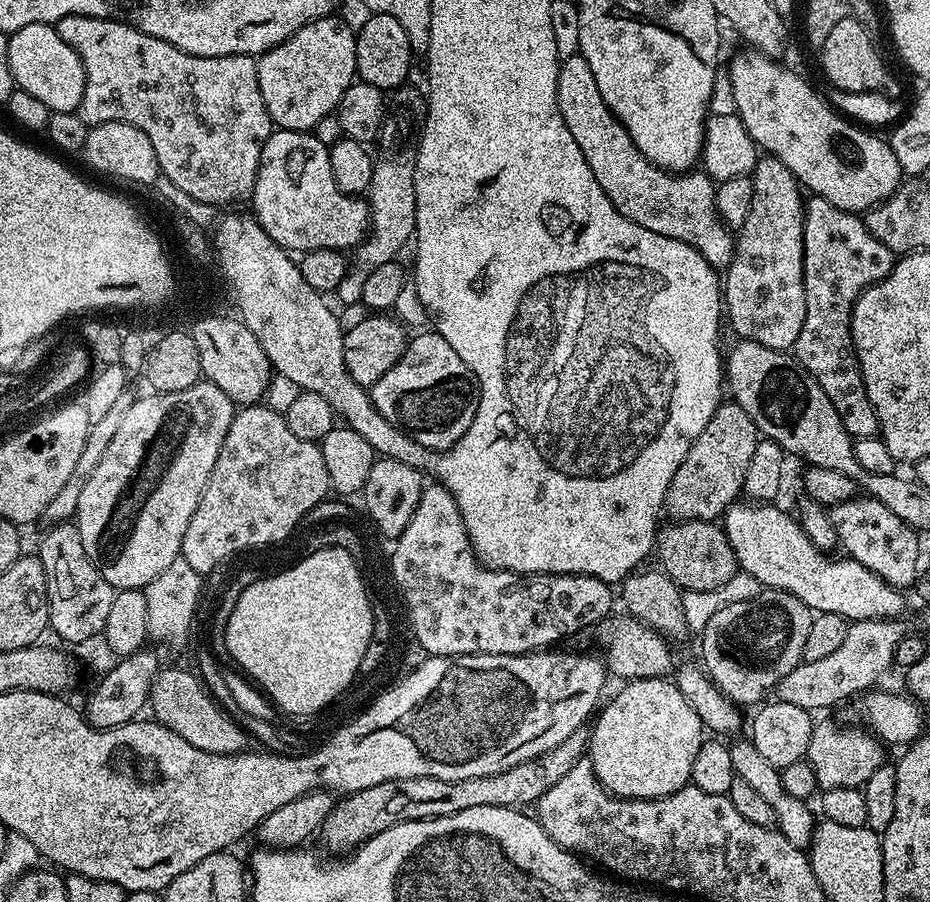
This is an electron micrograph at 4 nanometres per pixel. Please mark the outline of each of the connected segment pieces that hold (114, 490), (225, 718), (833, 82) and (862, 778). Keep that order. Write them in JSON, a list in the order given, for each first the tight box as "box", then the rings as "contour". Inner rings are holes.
[{"box":[74,382,234,590],"contour":[[[207,382],[186,390],[151,395],[141,400],[140,397],[133,399],[130,410],[126,410],[118,434],[114,434],[106,454],[102,454],[102,462],[98,462],[94,474],[90,474],[82,489],[74,517],[82,546],[86,546],[86,554],[90,554],[90,562],[98,566],[102,578],[117,590],[147,588],[151,580],[170,566],[170,562],[178,559],[186,526],[190,526],[190,518],[194,518],[194,510],[198,510],[202,490],[206,490],[210,470],[214,470],[214,462],[218,462],[222,438],[226,438],[234,415],[232,400],[226,398],[218,386]]]},{"box":[148,667,249,756],"contour":[[[161,667],[152,680],[148,703],[151,715],[157,724],[165,724],[170,730],[174,730],[174,734],[178,734],[178,738],[186,738],[186,742],[190,742],[190,746],[198,746],[198,750],[206,750],[210,754],[230,754],[232,756],[235,752],[243,752],[249,747],[248,733],[240,727],[240,723],[231,714],[225,712],[213,700],[211,692],[205,688],[203,680],[195,671],[187,672],[184,668]]]},{"box":[819,20,900,97],"contour":[[[843,20],[826,34],[824,47],[819,49],[820,64],[824,67],[824,76],[831,87],[852,92],[883,92],[887,96],[899,97],[900,84],[892,77],[886,61],[880,57],[876,44],[872,41],[873,33],[863,28],[856,20]]]},{"box":[806,720,885,789],"contour":[[[832,720],[813,723],[806,759],[812,765],[816,783],[821,789],[838,786],[863,789],[870,774],[885,764],[885,745],[871,731],[861,728],[844,728],[836,732],[836,724]]]}]

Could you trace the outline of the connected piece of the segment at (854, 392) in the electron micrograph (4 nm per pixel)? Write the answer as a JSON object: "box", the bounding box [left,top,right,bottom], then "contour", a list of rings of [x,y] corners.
{"box":[794,196,894,438],"contour":[[[812,196],[804,205],[802,246],[806,322],[802,322],[802,334],[794,345],[796,361],[826,390],[826,398],[834,402],[842,426],[853,438],[876,436],[880,423],[870,406],[852,345],[852,306],[870,285],[888,277],[894,253],[871,236],[857,213],[842,210],[821,196]]]}

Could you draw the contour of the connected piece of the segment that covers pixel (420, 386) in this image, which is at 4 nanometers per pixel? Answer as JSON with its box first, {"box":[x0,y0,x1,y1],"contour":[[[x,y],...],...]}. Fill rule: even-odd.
{"box":[370,330,480,450],"contour":[[[435,330],[427,331],[421,336],[413,335],[409,339],[402,358],[398,358],[398,362],[394,362],[394,366],[390,366],[390,370],[386,370],[386,374],[382,374],[382,378],[372,384],[370,395],[378,414],[382,414],[386,422],[402,430],[422,446],[443,450],[458,442],[458,438],[466,434],[470,422],[474,422],[474,414],[480,405],[480,381],[472,372],[472,368],[466,366],[462,358],[458,358],[454,346],[450,346],[446,338],[442,338]]]}

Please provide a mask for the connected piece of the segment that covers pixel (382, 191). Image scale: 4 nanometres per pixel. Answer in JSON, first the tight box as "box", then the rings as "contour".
{"box":[336,155,417,306],"contour":[[[408,155],[402,158],[388,158],[375,163],[374,178],[368,191],[369,201],[369,233],[360,245],[357,245],[352,258],[352,267],[346,278],[336,291],[336,298],[346,306],[362,302],[362,288],[366,278],[378,266],[386,262],[396,260],[404,246],[411,243],[416,231],[417,199],[414,191],[415,161]]]}

